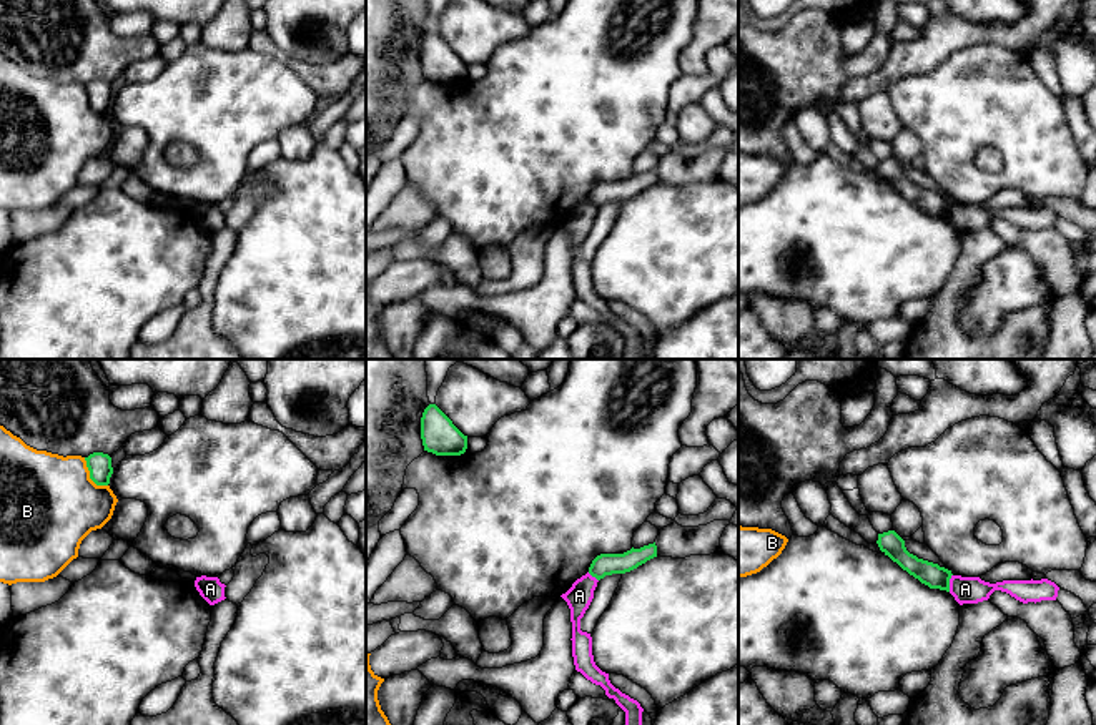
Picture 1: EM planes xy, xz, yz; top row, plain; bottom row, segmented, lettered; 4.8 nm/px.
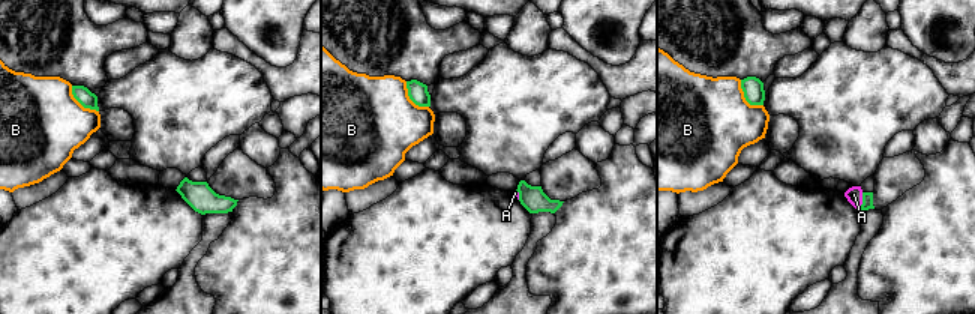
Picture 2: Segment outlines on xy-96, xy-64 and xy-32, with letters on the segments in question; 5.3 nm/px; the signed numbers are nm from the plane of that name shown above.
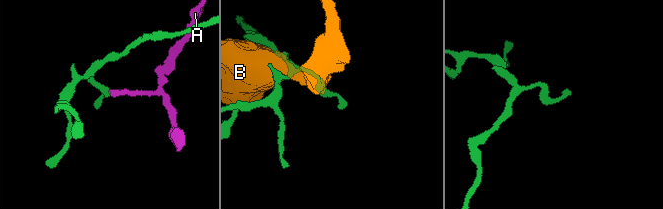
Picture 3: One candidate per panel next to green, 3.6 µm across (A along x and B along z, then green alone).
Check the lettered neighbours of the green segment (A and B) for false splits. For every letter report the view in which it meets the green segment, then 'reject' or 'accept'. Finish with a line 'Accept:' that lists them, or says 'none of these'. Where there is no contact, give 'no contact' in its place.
A: yz | reject
B: xy | reject
Accept: none of these

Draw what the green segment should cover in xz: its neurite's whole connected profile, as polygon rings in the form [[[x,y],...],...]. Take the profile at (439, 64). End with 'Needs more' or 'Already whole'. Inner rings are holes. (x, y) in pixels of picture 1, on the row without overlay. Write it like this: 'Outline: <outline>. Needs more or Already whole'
Outline: [[[436,32],[422,40],[421,67],[424,78],[436,83],[461,83],[467,76],[467,63]]]. Already whole

